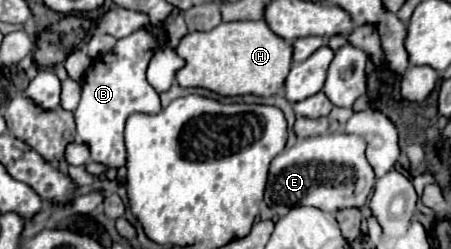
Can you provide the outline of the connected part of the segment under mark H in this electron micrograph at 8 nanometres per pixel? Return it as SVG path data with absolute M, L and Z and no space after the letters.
M264 20L222 22L208 32L188 32L176 46L184 66L176 72L182 88L206 88L224 96L270 96L282 86L292 64L292 46L276 36Z

